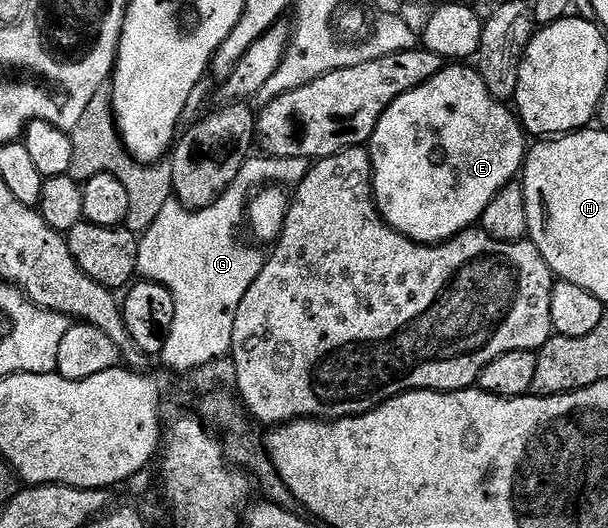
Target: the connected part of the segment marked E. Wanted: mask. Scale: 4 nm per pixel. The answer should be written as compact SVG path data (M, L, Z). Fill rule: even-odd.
M442 73L431 77L423 85L411 89L406 95L399 96L397 101L385 110L383 117L379 117L379 125L375 125L375 133L369 138L367 144L373 166L373 196L377 202L377 208L387 221L387 225L391 225L394 231L403 233L411 241L436 245L445 243L449 239L455 238L459 232L468 231L474 225L480 224L481 214L487 209L487 205L491 205L491 201L495 201L498 193L522 174L525 165L527 154L525 139L527 140L527 135L516 114L510 108L508 111L507 108L509 107L504 102L493 99L478 73L471 73L471 75Z

